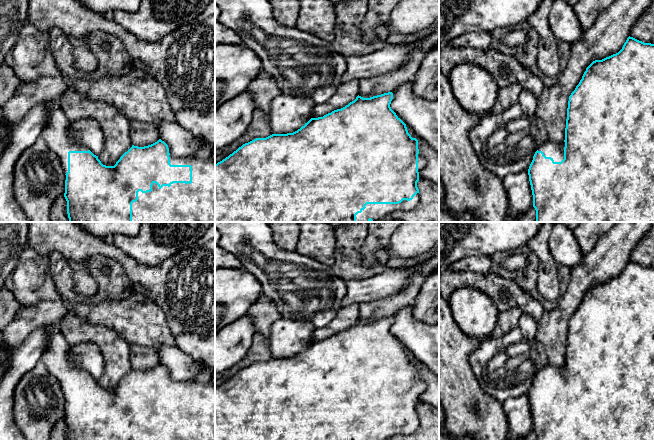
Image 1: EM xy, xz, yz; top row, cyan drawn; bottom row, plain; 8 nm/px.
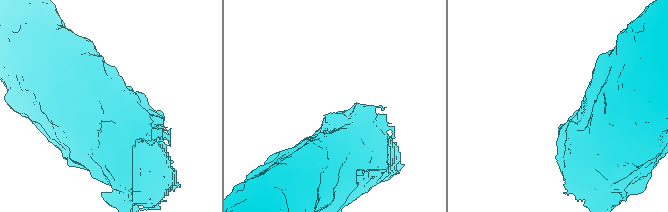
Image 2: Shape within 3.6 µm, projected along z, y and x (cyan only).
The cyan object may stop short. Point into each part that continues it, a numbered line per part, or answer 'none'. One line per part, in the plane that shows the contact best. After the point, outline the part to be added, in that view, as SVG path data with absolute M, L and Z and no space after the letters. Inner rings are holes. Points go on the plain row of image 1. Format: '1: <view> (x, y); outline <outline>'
1: xy (198, 422); outline M195 380L169 381L171 389L192 390L192 407L173 407L161 413L153 407L151 416L138 416L138 424L132 427L132 440L215 440L215 386Z
2: yz (550, 373); outline M547 363L537 374L542 375L546 381L551 381L554 386L561 386L564 383L564 371L565 366L558 368Z

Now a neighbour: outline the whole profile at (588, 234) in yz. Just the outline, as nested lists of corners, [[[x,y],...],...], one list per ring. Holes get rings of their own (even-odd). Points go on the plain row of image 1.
[[[580,222],[574,233],[583,255],[592,251],[598,241],[618,222]]]

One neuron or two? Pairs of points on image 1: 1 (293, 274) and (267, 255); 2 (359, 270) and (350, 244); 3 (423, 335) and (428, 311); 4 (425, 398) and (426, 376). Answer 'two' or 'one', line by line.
1: one
2: one
3: two
4: one

